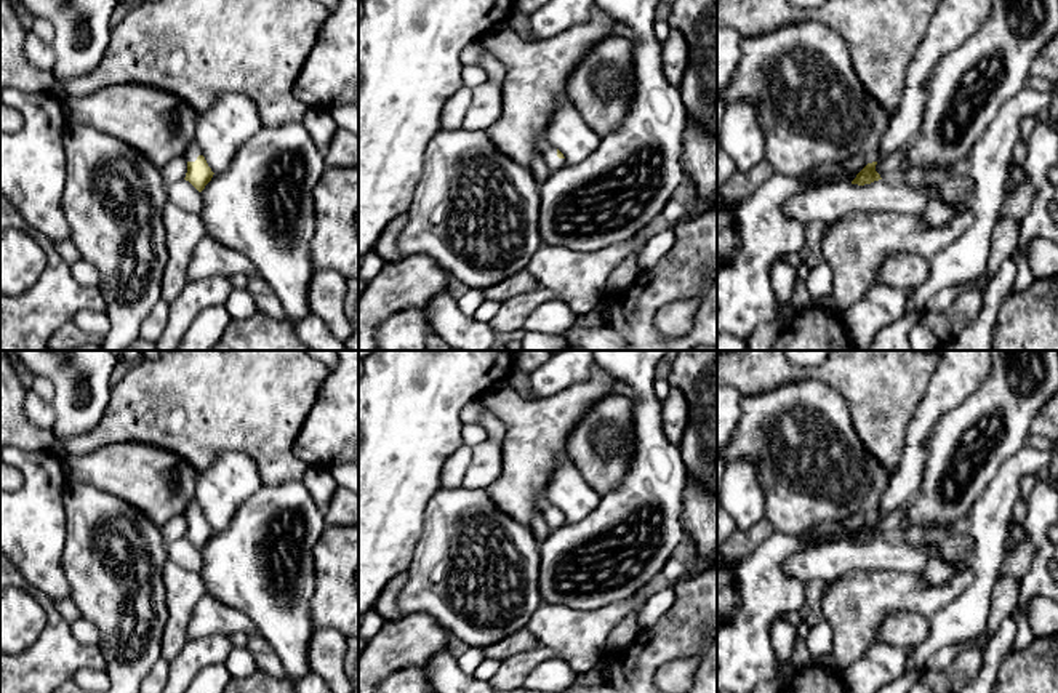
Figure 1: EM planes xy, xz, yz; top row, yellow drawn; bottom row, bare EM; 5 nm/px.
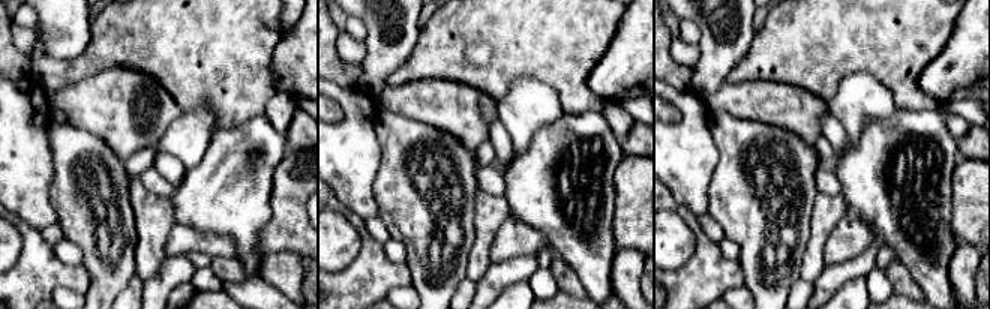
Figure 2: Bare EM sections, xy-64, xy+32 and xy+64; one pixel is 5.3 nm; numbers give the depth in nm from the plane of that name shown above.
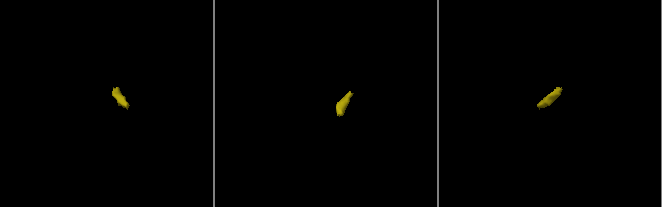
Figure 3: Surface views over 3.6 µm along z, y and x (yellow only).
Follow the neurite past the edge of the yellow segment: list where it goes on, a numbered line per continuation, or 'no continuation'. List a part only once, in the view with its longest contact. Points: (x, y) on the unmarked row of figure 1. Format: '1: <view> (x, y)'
1: xy (194, 509)

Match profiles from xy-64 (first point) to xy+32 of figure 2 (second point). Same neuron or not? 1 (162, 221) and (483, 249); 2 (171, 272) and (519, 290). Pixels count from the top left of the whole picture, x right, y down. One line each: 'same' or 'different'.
1: same
2: different

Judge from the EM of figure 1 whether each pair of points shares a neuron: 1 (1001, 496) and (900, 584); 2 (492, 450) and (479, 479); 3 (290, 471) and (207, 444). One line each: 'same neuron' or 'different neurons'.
1: different neurons
2: same neuron
3: same neuron

